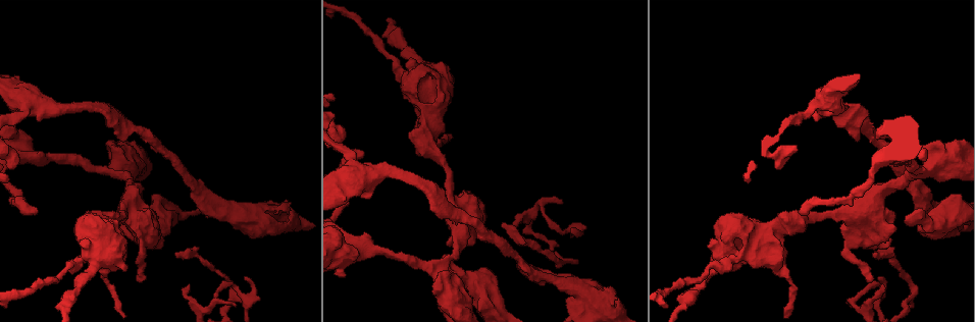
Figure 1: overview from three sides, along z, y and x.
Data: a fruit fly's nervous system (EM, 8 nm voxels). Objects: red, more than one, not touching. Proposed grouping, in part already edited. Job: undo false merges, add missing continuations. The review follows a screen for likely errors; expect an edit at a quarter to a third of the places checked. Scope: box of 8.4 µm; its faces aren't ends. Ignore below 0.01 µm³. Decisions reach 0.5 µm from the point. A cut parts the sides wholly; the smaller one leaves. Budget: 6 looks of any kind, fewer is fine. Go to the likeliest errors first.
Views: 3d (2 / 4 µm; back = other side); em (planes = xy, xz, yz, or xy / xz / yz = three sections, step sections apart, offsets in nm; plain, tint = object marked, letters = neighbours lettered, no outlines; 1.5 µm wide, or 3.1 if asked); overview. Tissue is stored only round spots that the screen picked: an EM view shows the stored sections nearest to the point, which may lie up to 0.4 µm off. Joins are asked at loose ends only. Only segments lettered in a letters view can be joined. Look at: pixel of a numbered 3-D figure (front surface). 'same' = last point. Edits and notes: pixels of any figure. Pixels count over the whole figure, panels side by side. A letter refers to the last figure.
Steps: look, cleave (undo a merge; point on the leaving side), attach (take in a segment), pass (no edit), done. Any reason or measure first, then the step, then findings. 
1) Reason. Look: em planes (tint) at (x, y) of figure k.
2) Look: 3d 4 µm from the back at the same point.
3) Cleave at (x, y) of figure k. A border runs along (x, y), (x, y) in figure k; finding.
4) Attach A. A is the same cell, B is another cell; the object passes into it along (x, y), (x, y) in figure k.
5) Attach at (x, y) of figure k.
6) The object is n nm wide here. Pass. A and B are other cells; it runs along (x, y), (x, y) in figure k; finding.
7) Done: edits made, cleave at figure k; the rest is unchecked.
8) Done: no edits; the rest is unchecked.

Look: 3d 4 µm at (872, 281) of figure 1.

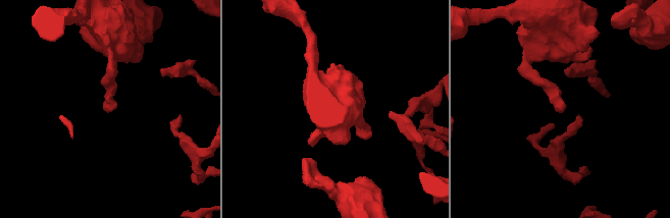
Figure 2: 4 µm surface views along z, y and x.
Now the EM. Look: em xz step 4 (letters) at (107, 109) of figure 2.

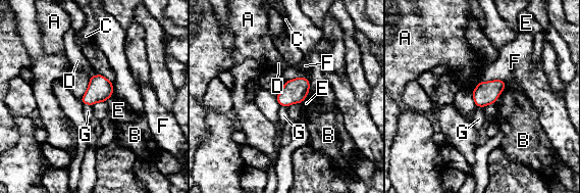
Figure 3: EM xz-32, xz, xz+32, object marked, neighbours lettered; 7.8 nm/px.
The object is 180 nm wide here. Pass. A, B, C, D, E, F and G are other cells; no lettered segment goes on from it.

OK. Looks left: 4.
Abrupt turn. Look: 3d 2 µm at (851, 302) of figure 1.

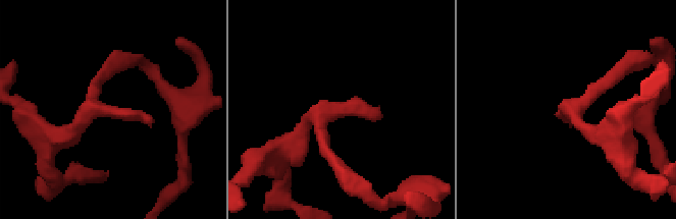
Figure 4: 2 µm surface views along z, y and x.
Need the tissue. Look: em planes (letters) at (88, 109) of figure 4.

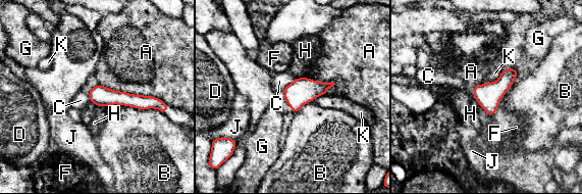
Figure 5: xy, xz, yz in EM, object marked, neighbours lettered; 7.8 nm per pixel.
The object is 160 nm wide here. Pass. A, B, C, D, F, G, H, J and K are other cells; it runs along (91, 93), (157, 104) in figure 5; one neuron here.

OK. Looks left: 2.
Calibre changes. Look: em planes (tint) at (839, 216) of figure 1.

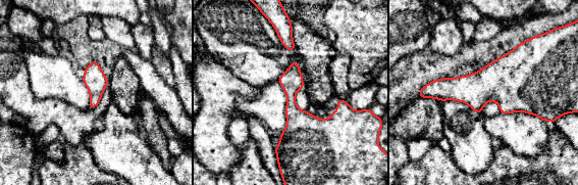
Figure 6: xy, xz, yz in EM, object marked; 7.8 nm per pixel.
Look: em planes (letters) at the same point.

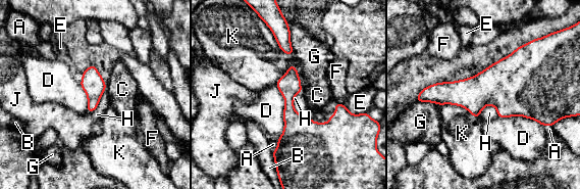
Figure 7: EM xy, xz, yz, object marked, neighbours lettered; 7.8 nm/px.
Pass. A, B, C, D, E, F, G, H, J and K are other cells; a border runs along (275, 84), (284, 100), (277, 139) in figure 7; all the same neuron.

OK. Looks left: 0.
Done: no edits; the rest is unchecked.

